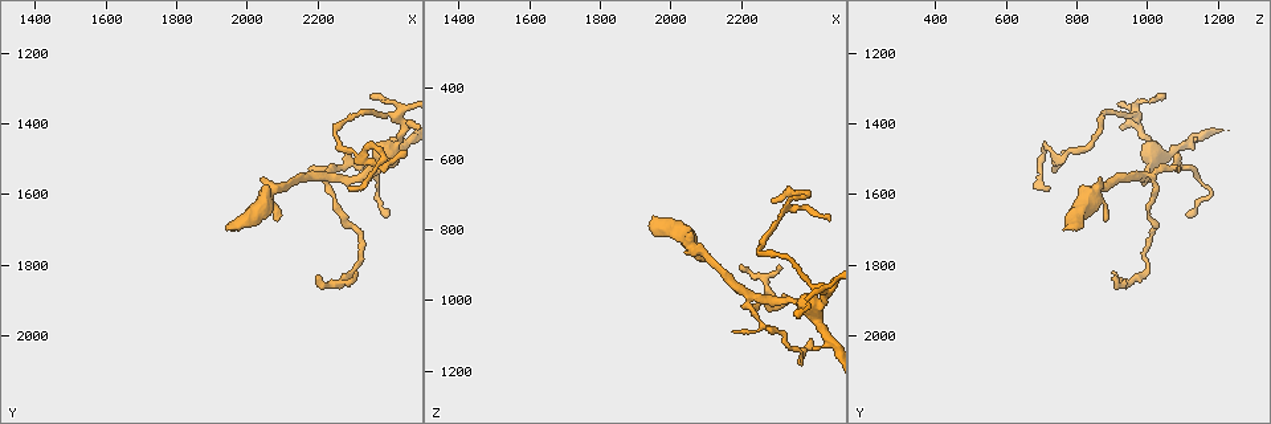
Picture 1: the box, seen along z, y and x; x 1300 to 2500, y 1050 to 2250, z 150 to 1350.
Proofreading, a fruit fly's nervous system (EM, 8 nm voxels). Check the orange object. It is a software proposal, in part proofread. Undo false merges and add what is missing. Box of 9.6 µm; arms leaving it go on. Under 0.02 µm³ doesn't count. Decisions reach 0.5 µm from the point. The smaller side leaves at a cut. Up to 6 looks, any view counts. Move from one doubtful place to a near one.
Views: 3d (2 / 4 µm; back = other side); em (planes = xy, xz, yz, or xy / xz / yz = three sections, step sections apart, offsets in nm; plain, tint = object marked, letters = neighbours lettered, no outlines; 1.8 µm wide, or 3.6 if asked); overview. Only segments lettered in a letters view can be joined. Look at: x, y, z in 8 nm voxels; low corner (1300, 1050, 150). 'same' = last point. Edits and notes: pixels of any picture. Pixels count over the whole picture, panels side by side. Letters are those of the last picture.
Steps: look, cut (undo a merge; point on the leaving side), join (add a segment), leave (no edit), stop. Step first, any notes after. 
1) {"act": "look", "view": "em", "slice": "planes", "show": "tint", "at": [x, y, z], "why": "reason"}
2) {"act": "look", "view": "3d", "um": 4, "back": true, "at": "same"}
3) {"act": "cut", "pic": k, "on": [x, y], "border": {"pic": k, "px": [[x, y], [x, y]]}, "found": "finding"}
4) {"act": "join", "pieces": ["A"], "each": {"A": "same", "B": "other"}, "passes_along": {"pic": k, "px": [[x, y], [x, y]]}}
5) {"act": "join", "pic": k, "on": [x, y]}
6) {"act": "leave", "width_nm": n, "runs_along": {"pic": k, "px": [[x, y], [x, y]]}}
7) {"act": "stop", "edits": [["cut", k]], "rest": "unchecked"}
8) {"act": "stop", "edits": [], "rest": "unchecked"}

{"act": "look", "view": "3d", "um": 2, "at": [2200, 1830, 910], "why": "an open end"}

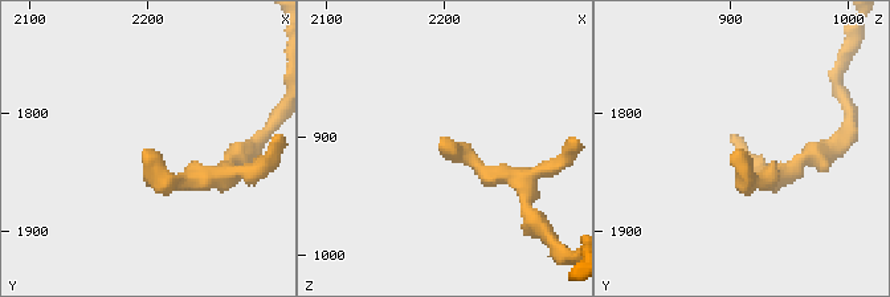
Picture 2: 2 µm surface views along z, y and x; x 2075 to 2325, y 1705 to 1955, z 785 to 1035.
{"act": "look", "view": "em", "slice": "xy", "step": 8, "show": "tint", "at": [2198, 1834, 902], "why": "need the tissue"}

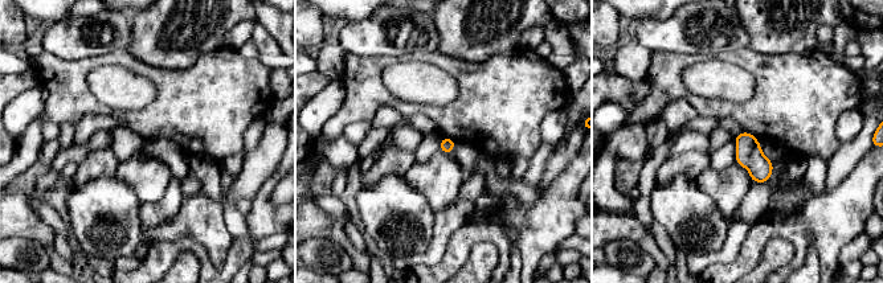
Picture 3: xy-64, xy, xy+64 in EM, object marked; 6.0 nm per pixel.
{"act": "look", "view": "em", "slice": "planes", "show": "letters", "at": "same"}

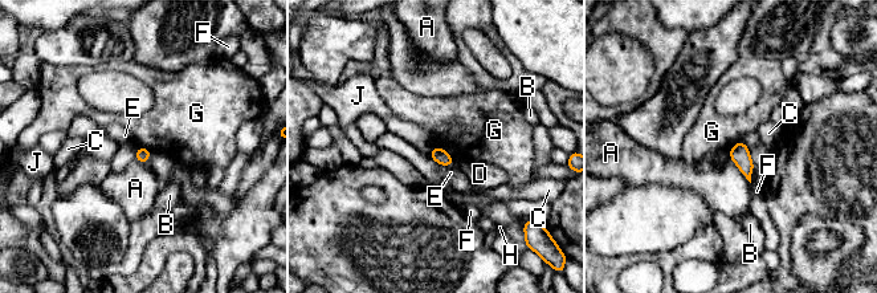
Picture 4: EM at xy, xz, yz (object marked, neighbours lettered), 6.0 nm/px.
{"act": "leave", "width_nm": 80, "each": {"A": "other", "B": "other", "C": "other", "D": "other", "E": "other", "F": "other", "G": "other", "H": "other", "J": "other"}, "found": "none of them fits"}

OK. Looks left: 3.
{"act": "look", "view": "em", "slice": "planes", "show": "letters", "at": [2220, 1550, 990], "why": "looks like a crossing"}

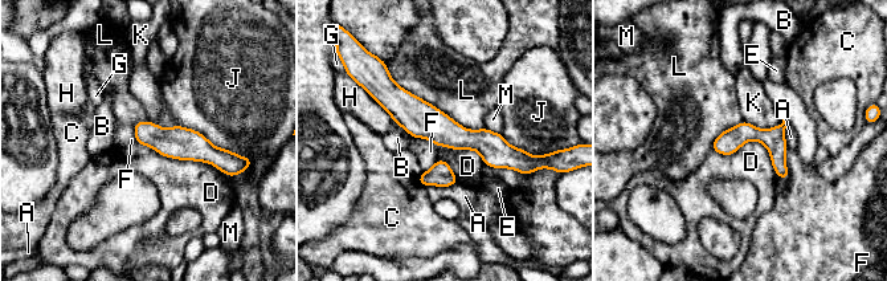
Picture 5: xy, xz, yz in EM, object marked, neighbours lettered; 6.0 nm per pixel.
{"act": "leave", "each": {"A": "other", "B": "other", "C": "other", "D": "other", "E": "other", "F": "other", "G": "other", "H": "other", "J": "other", "K": "other", "L": "other", "M": "other"}, "found": "continuous, no second neuron"}

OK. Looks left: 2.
{"act": "stop", "edits": [], "rest": "unchecked"}

